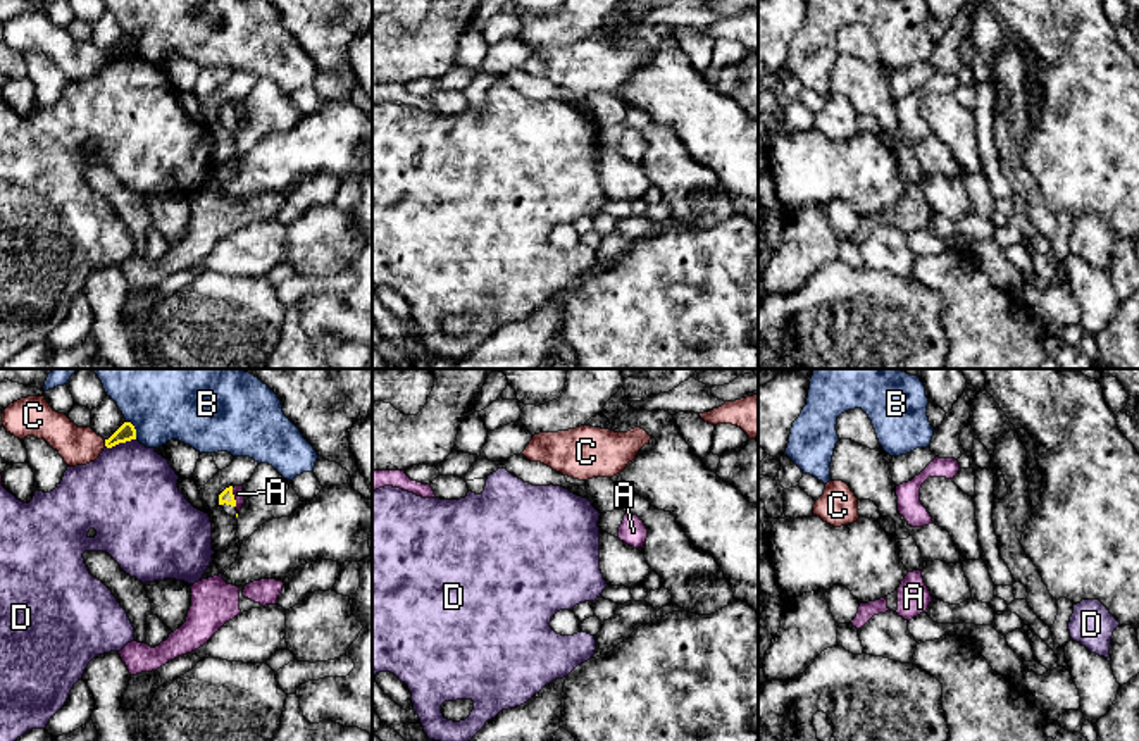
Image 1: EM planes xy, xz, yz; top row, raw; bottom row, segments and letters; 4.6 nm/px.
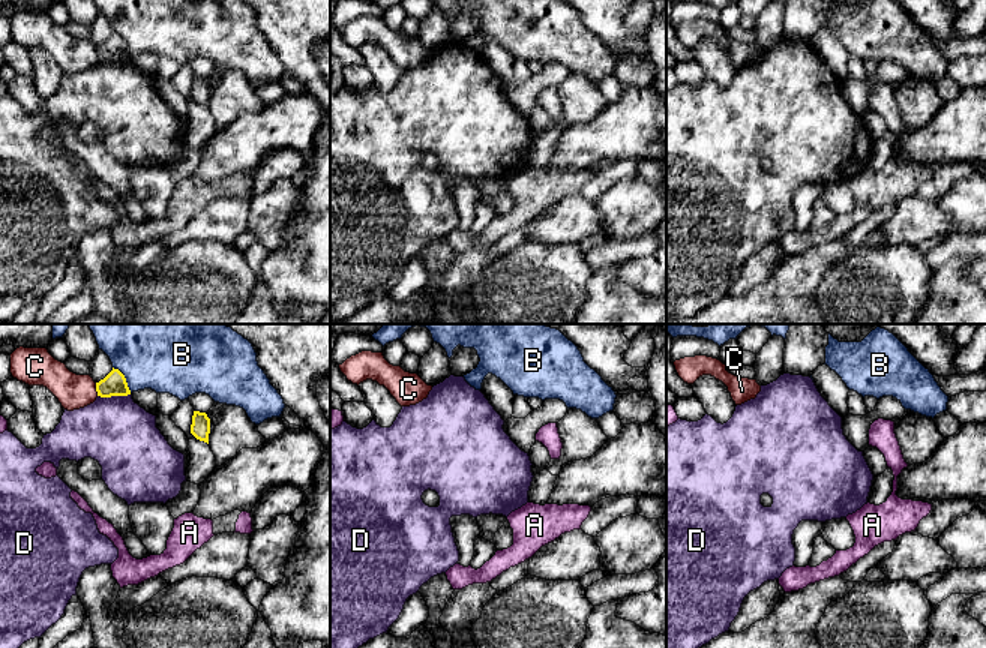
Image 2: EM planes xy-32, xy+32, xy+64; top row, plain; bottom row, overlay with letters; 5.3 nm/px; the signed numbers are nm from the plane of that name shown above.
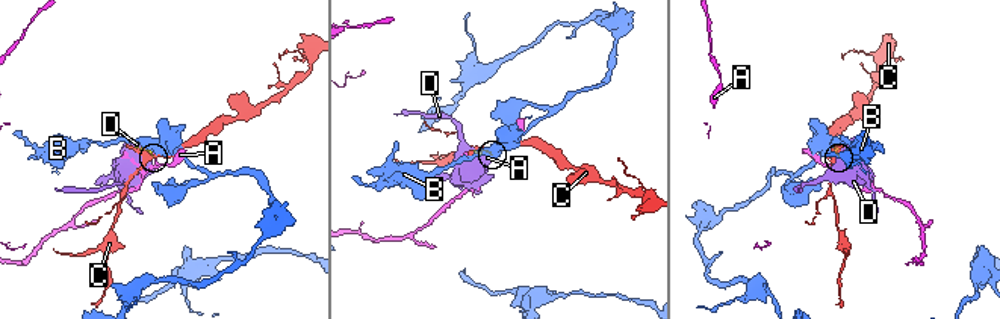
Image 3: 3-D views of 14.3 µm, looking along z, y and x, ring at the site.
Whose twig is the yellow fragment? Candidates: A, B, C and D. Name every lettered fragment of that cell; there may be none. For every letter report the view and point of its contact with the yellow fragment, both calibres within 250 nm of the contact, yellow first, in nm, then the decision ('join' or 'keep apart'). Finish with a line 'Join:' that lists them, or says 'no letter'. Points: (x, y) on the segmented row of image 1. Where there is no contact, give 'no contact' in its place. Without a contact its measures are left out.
A: meets yellow in xy at (233, 497); 70 nm thick on the yellow side, 50 nm on the other; keep apart
B: meets yellow in xy at (135, 429); 80 nm thick on the yellow side, 480 nm on the other; keep apart
C: meets yellow in xy at (105, 443); 80 nm thick on the yellow side, 180 nm on the other; keep apart
D: meets yellow in xy at (119, 442); 80 nm thick on the yellow side, 460 nm on the other; keep apart
Join: no letter

